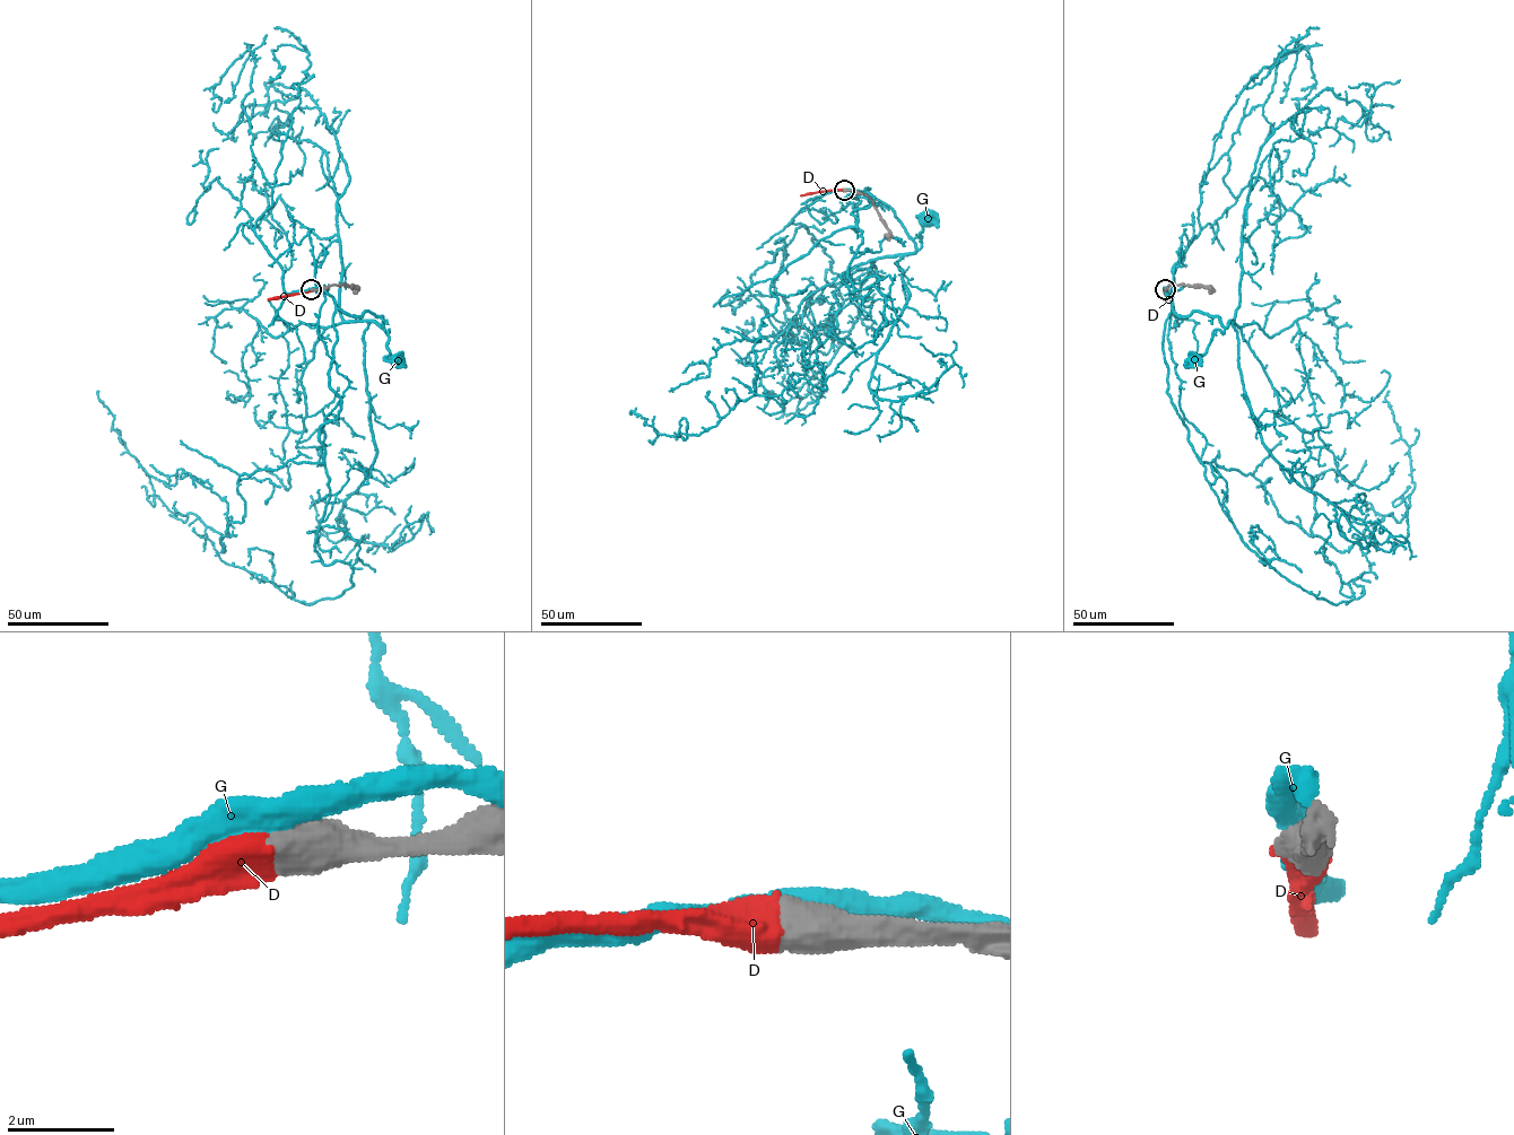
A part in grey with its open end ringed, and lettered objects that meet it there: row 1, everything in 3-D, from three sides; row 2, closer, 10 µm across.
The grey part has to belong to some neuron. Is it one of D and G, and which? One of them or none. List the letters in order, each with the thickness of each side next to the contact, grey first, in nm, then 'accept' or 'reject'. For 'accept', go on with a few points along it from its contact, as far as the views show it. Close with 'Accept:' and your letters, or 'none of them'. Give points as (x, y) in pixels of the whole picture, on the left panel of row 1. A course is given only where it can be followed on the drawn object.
D: calibres 800 and 750 nm; accept; course (311, 290), (268, 299)
G: calibres 800 and 480 nm; reject
Accept: D

